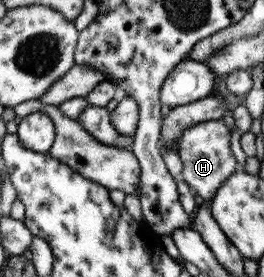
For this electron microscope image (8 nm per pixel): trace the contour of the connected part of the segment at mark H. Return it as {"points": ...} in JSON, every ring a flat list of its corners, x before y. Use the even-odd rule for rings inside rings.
{"points":[[215,119,191,125,175,140,173,148,182,164,181,176,198,201,209,202,219,185,235,171,235,158,229,149,229,133,225,123]]}

